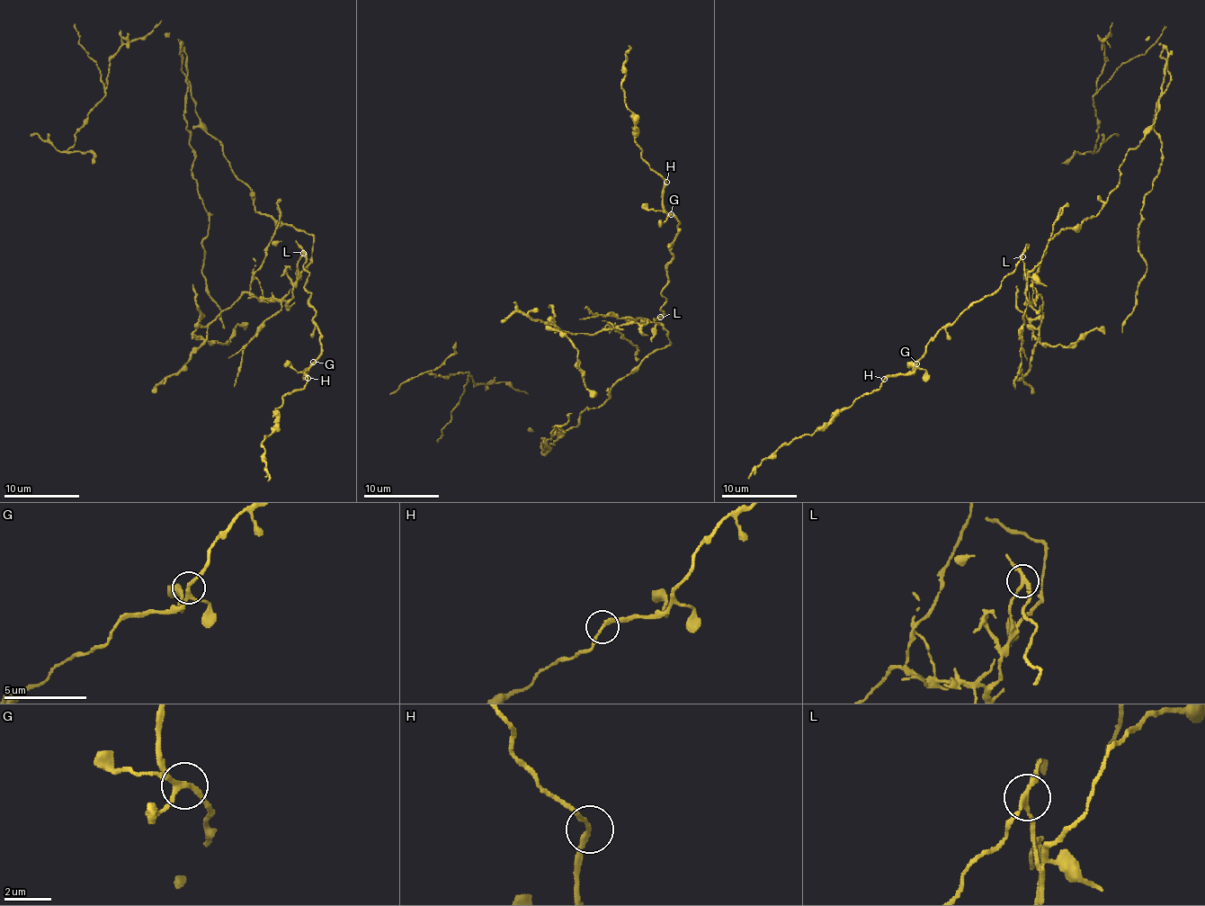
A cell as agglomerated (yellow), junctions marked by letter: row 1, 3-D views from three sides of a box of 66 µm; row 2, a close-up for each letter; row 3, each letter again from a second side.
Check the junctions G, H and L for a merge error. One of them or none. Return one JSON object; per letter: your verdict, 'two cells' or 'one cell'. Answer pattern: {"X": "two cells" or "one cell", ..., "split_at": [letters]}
{"G": "one cell", "H": "one cell", "L": "two cells", "split_at": ["L"]}

